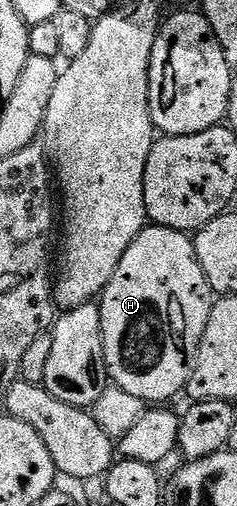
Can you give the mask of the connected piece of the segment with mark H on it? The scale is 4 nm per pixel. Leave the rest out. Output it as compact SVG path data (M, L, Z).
M154 223L142 229L121 263L117 263L117 271L113 271L113 279L103 288L98 302L103 358L114 388L129 391L129 395L137 395L145 403L167 403L170 397L182 394L195 367L195 357L216 300L217 295L195 257L195 242L188 234Z

